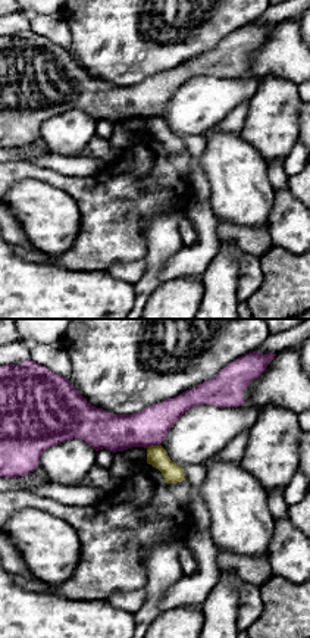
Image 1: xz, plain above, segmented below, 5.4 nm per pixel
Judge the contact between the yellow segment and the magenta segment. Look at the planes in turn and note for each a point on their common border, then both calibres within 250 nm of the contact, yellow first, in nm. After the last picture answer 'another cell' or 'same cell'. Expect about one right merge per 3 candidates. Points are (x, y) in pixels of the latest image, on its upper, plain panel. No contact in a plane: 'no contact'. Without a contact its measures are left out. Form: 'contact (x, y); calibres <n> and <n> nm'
contact (153, 116); calibres 110 and 200 nm

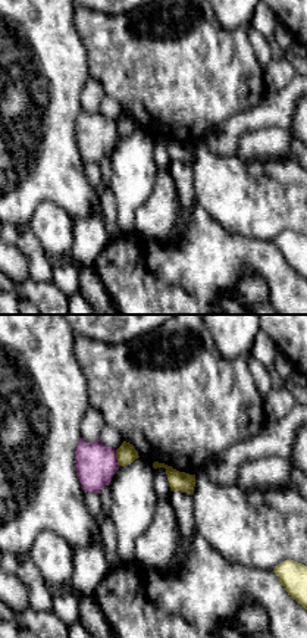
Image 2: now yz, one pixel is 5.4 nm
contact (116, 128); calibres 110 and 220 nm

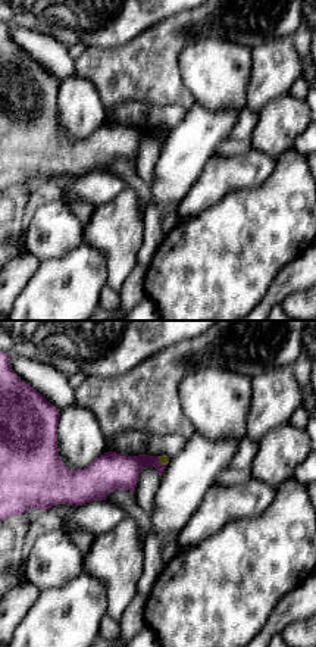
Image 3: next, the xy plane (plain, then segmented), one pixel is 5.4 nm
contact (160, 134); calibres 50 and 200 nm

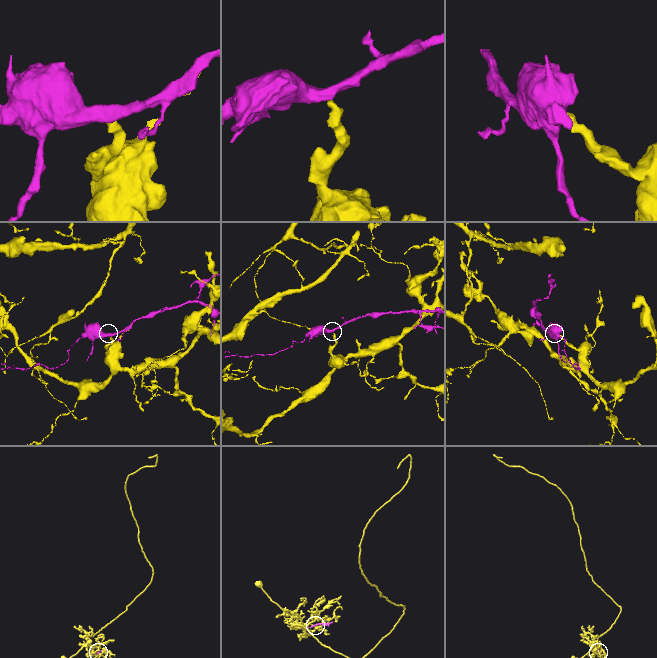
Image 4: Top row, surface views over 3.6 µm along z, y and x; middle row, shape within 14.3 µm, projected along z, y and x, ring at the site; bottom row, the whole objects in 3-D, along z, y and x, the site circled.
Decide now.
another cell

